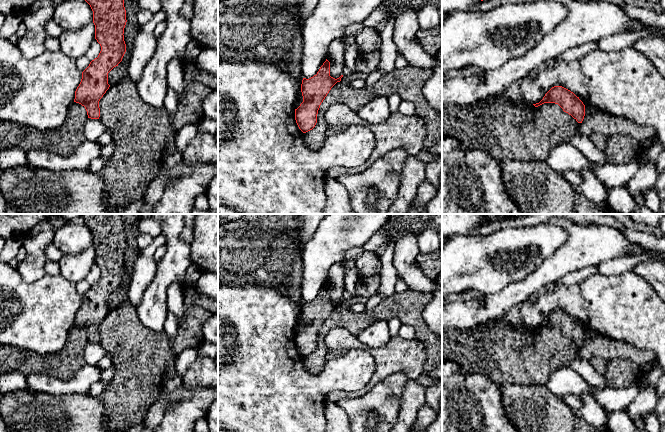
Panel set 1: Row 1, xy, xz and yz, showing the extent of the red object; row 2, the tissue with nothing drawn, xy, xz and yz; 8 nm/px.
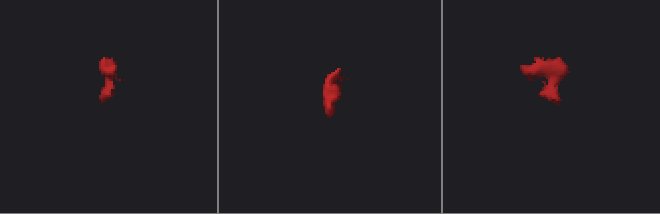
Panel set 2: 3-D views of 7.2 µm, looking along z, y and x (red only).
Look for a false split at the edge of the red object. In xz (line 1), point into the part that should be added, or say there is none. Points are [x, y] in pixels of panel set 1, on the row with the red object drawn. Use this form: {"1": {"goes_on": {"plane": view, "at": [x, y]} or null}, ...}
{"1": {"goes_on": null}}

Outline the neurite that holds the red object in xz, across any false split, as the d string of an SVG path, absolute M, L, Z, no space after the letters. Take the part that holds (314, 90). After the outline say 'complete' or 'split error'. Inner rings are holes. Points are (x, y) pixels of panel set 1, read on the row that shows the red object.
M326 59L316 75L309 79L303 78L301 84L303 102L295 109L295 120L303 133L315 127L321 103L342 77L343 75L335 79L330 76L330 62Z | complete

